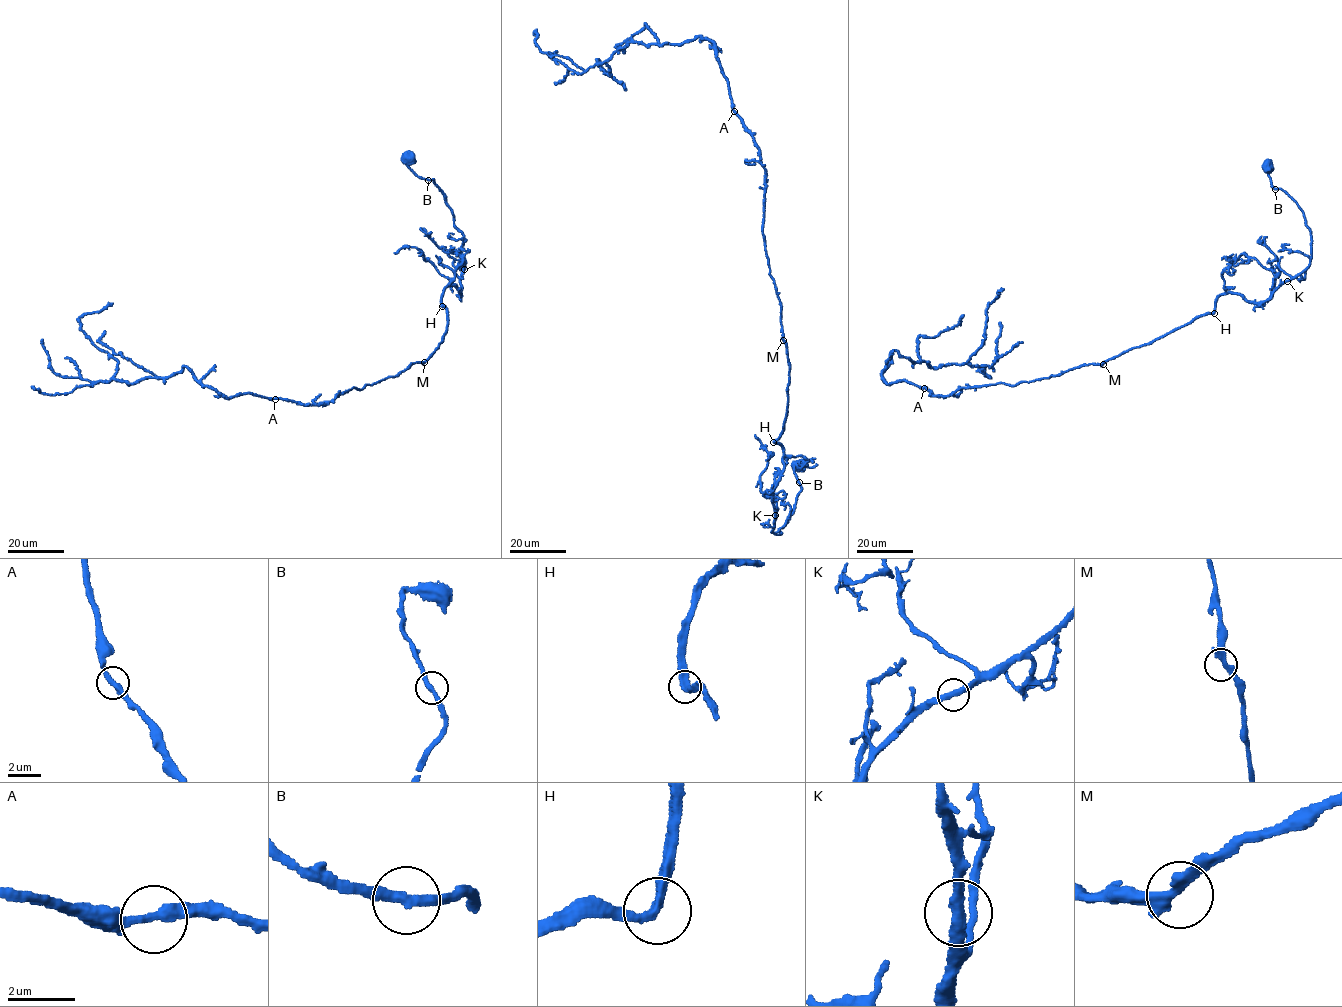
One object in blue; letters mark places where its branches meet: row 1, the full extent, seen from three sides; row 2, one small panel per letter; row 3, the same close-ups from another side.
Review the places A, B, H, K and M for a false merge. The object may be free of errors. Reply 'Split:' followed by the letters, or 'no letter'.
Split: no letter

